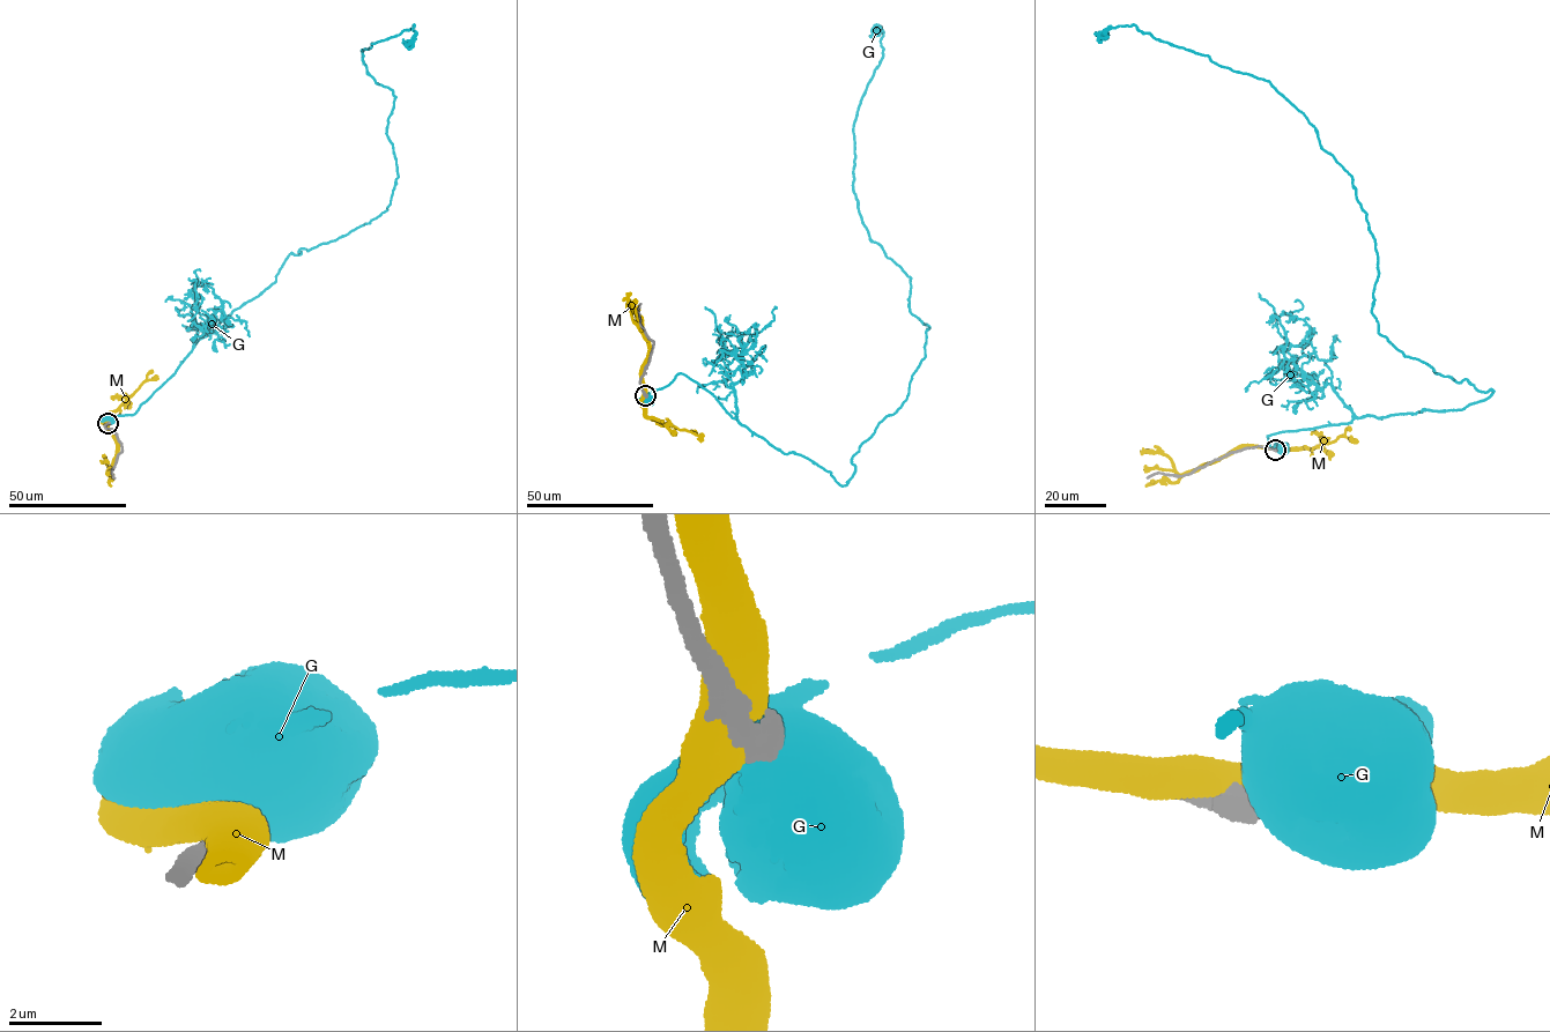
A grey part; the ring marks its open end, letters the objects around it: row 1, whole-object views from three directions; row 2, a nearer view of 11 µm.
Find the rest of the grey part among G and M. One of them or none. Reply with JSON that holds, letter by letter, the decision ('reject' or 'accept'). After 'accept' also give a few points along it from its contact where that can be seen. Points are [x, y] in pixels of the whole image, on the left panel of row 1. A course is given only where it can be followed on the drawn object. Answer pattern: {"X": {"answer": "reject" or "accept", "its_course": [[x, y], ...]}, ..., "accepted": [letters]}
{"G": {"answer": "reject"}, "M": {"answer": "reject"}, "accepted": []}

